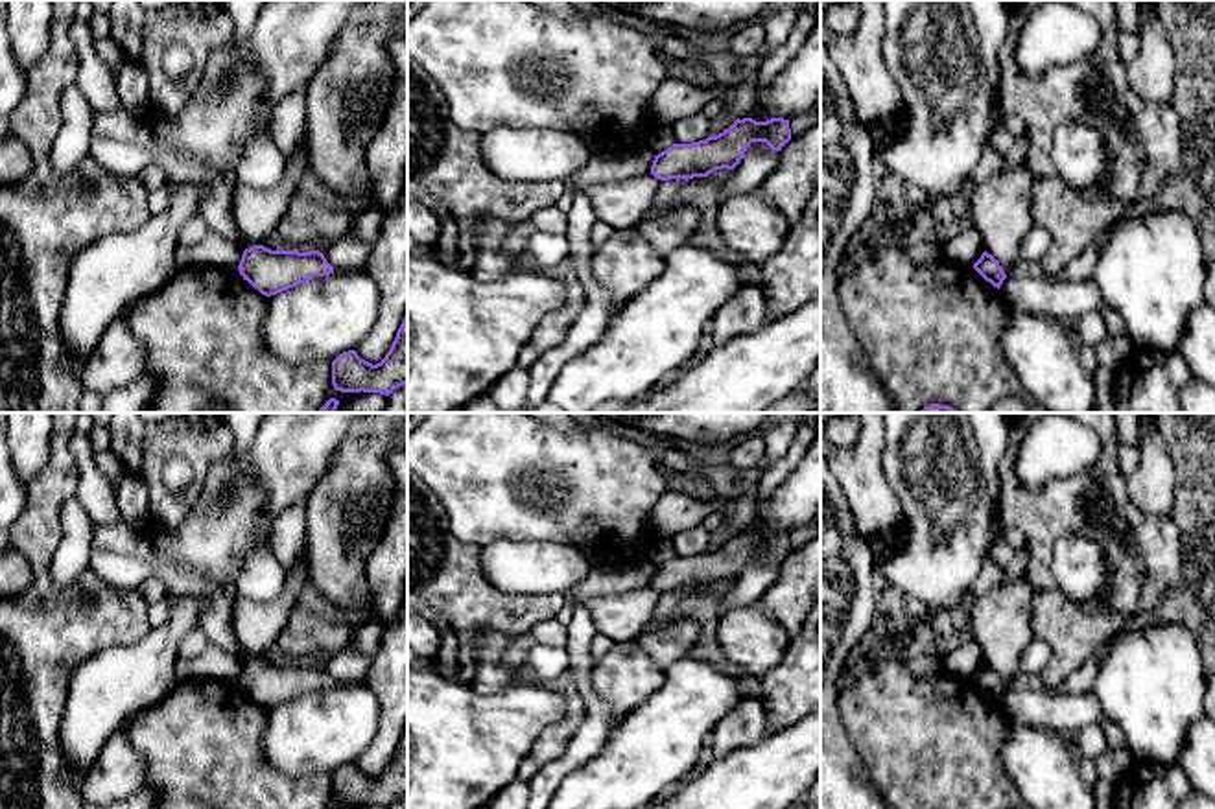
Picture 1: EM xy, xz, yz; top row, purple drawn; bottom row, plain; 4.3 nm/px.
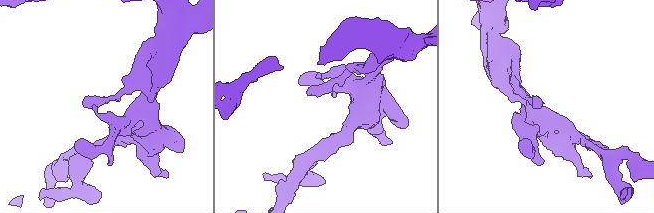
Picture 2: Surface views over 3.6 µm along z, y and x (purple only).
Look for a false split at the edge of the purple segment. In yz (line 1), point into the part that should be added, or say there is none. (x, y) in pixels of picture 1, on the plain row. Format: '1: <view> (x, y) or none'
1: none

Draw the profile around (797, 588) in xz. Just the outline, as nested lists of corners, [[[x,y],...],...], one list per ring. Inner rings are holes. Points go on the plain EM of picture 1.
[[[820,534],[782,560],[773,586],[761,595],[758,606],[773,616],[787,634],[802,630],[806,617],[820,599]]]

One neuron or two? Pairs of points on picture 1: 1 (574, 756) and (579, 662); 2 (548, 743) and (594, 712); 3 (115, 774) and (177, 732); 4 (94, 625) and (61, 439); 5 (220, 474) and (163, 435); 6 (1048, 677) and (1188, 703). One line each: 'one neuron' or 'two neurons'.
1: one neuron
2: two neurons
3: two neurons
4: one neuron
5: two neurons
6: two neurons

